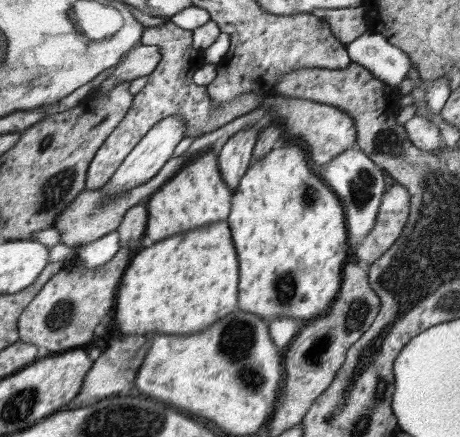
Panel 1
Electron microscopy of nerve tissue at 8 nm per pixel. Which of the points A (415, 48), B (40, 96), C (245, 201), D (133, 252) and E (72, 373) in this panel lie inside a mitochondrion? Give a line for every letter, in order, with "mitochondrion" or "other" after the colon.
A: other
B: other
C: other
D: other
E: other

